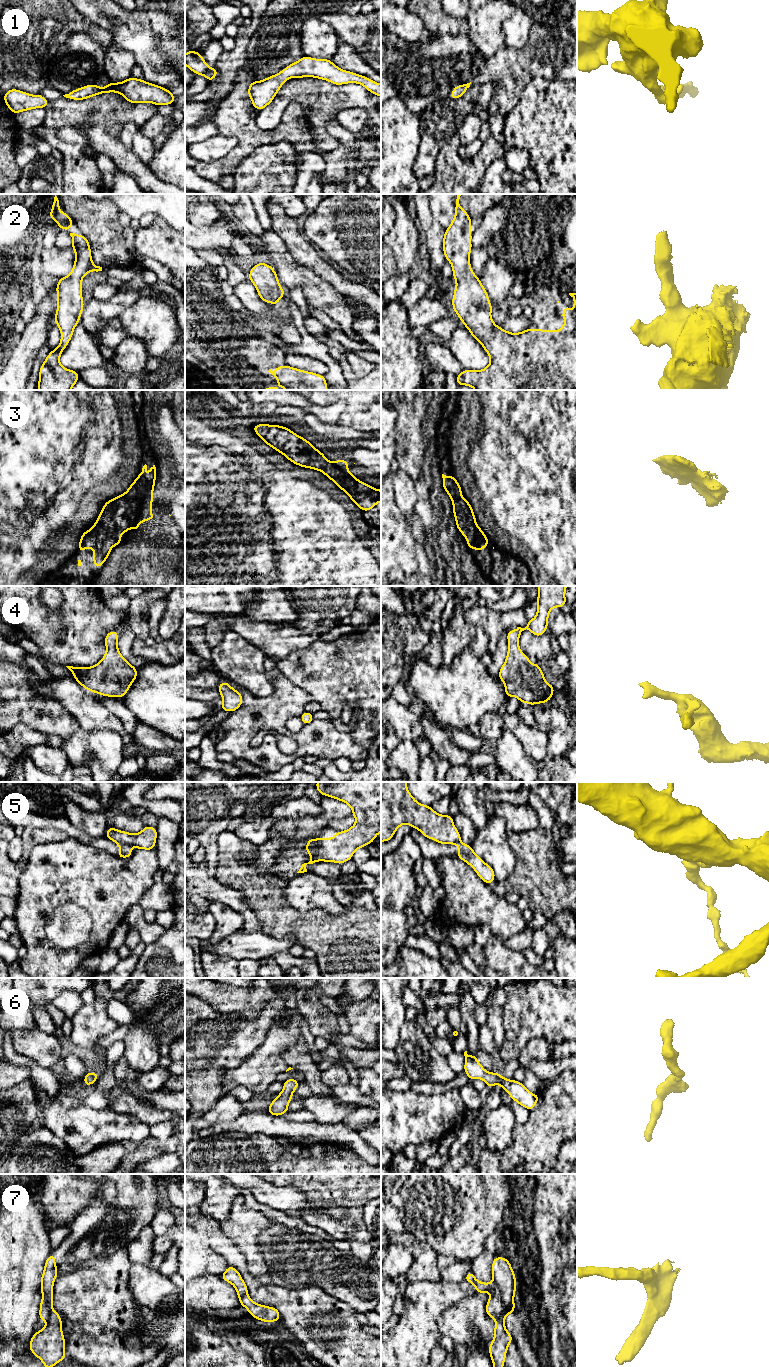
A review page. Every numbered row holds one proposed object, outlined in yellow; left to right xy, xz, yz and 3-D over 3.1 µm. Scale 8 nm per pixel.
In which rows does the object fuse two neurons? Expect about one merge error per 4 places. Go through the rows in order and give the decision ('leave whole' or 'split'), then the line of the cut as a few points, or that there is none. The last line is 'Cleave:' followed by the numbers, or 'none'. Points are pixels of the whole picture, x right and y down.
1: leave whole; no cut
2: leave whole; no cut
3: leave whole; no cut
4: leave whole; no cut
5: split; cut in xy along (117, 842), (124, 843), (127, 846)
6: leave whole; no cut
7: split; cut in yz along (493, 1279), (499, 1290), (502, 1304), (510, 1313)
Cleave: 5, 7

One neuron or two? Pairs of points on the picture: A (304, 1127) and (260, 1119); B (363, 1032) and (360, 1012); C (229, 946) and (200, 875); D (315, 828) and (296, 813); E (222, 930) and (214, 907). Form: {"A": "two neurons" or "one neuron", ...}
{"A": "one neuron", "B": "one neuron", "C": "two neurons", "D": "two neurons", "E": "one neuron"}

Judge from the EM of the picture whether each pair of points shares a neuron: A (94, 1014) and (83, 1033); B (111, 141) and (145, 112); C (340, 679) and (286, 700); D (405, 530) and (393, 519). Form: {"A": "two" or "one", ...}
{"A": "one", "B": "two", "C": "two", "D": "one"}

